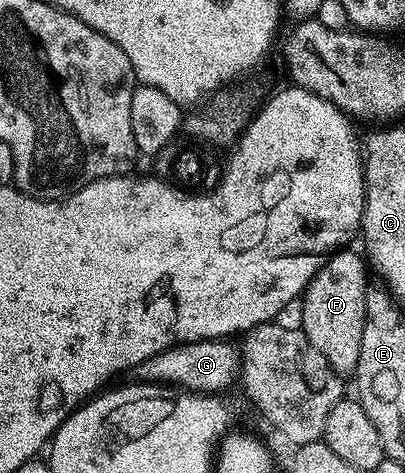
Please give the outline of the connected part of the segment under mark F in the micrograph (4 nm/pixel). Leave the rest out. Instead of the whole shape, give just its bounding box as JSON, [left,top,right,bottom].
[301,251,369,375]

